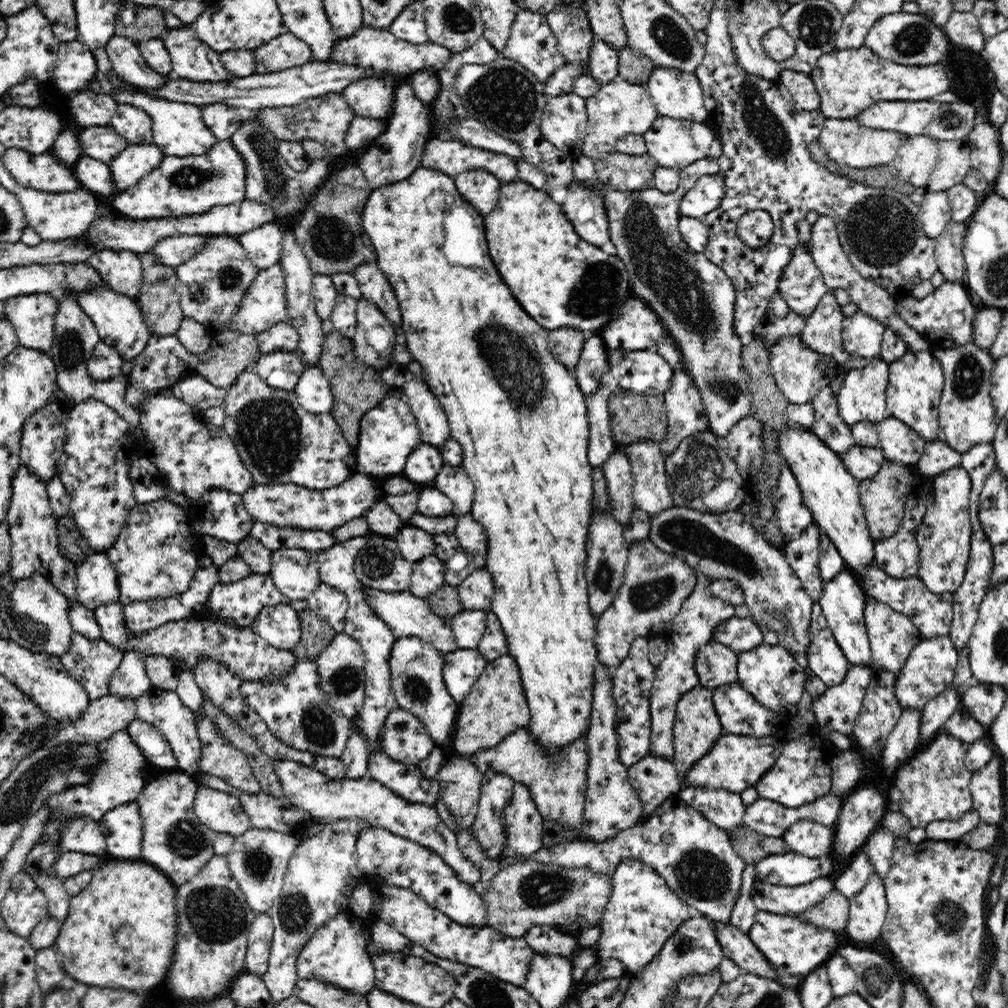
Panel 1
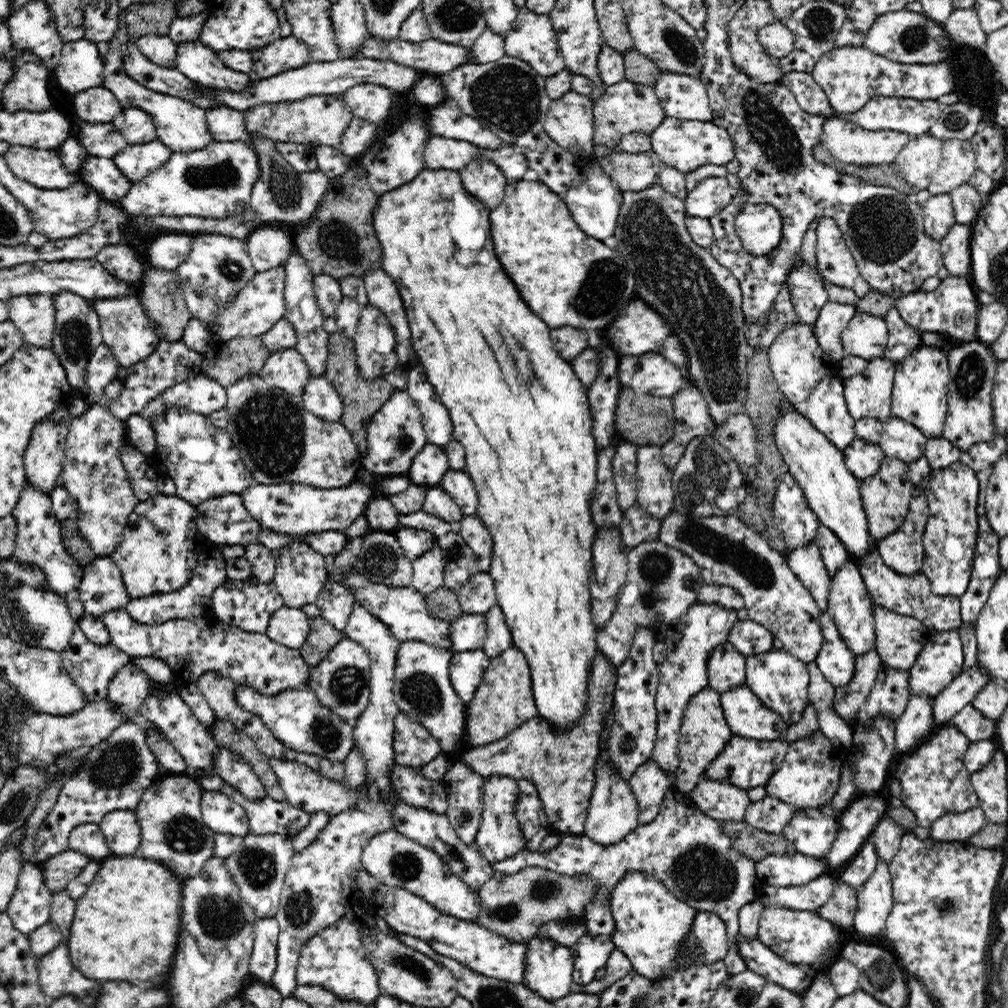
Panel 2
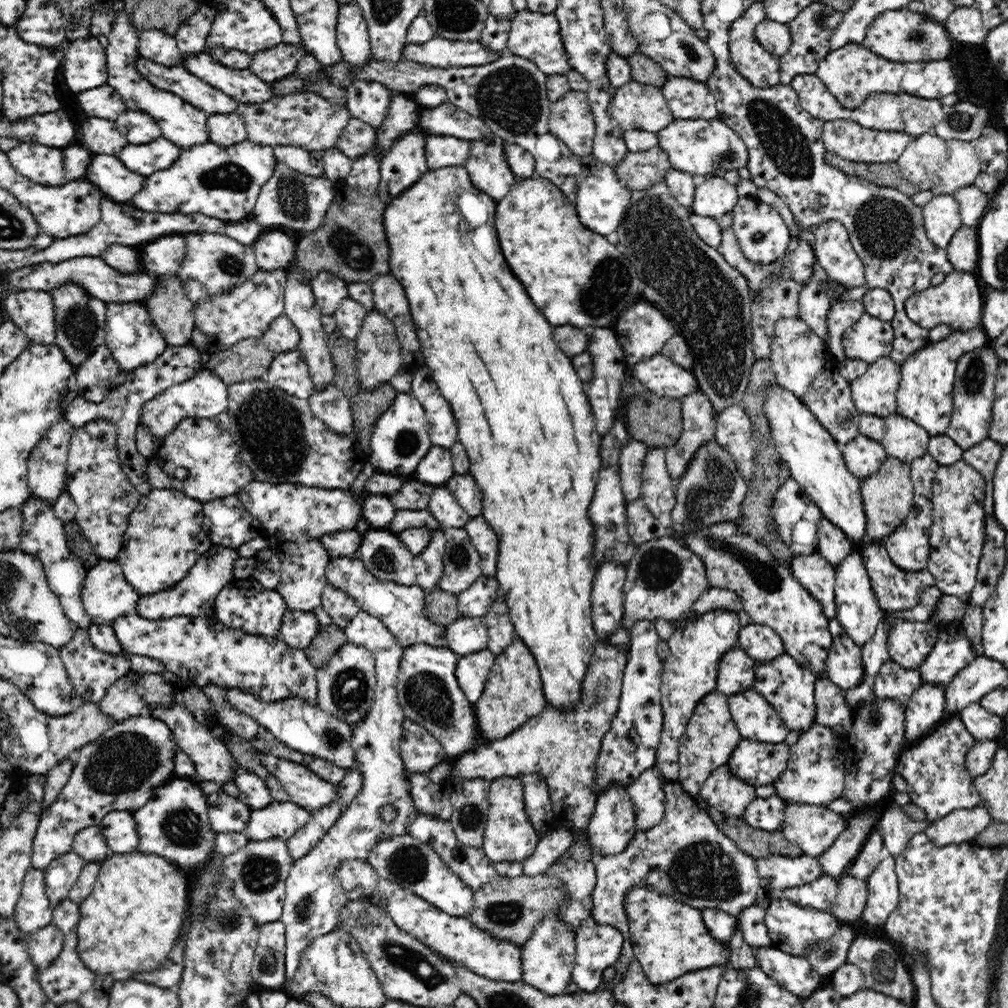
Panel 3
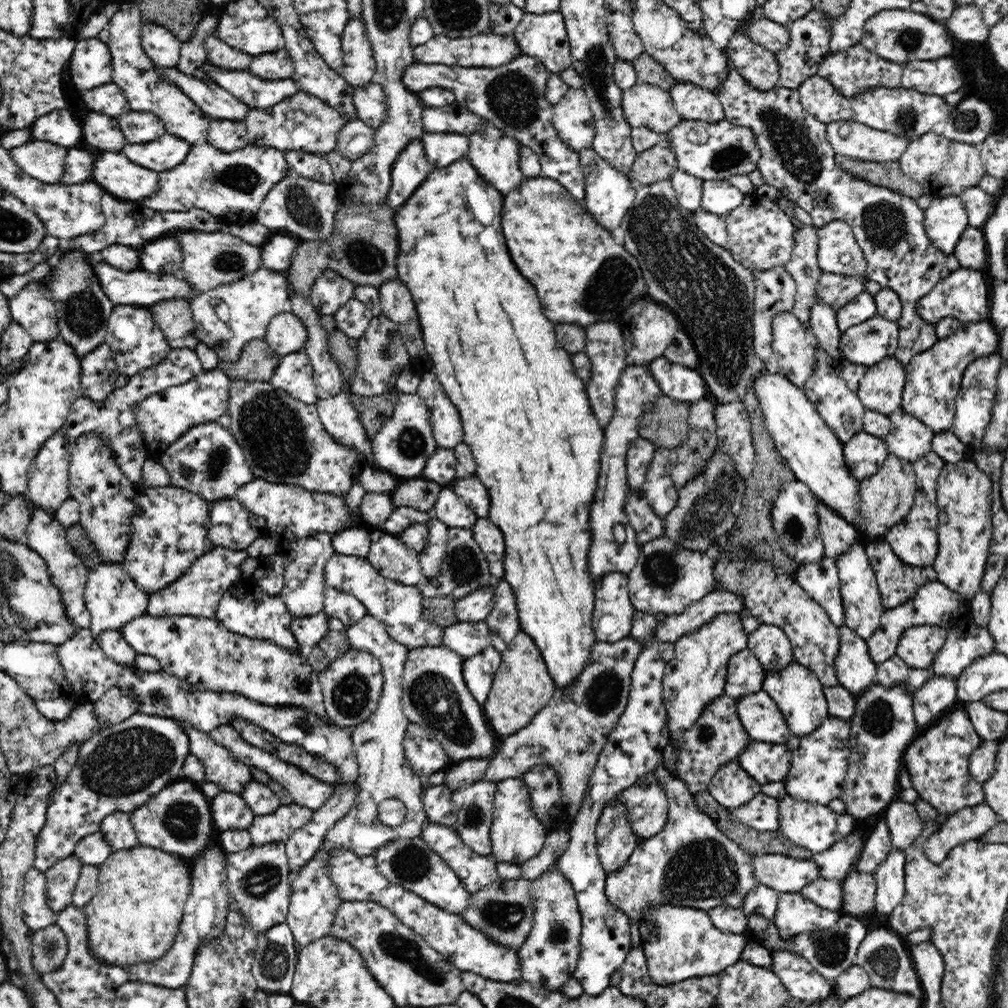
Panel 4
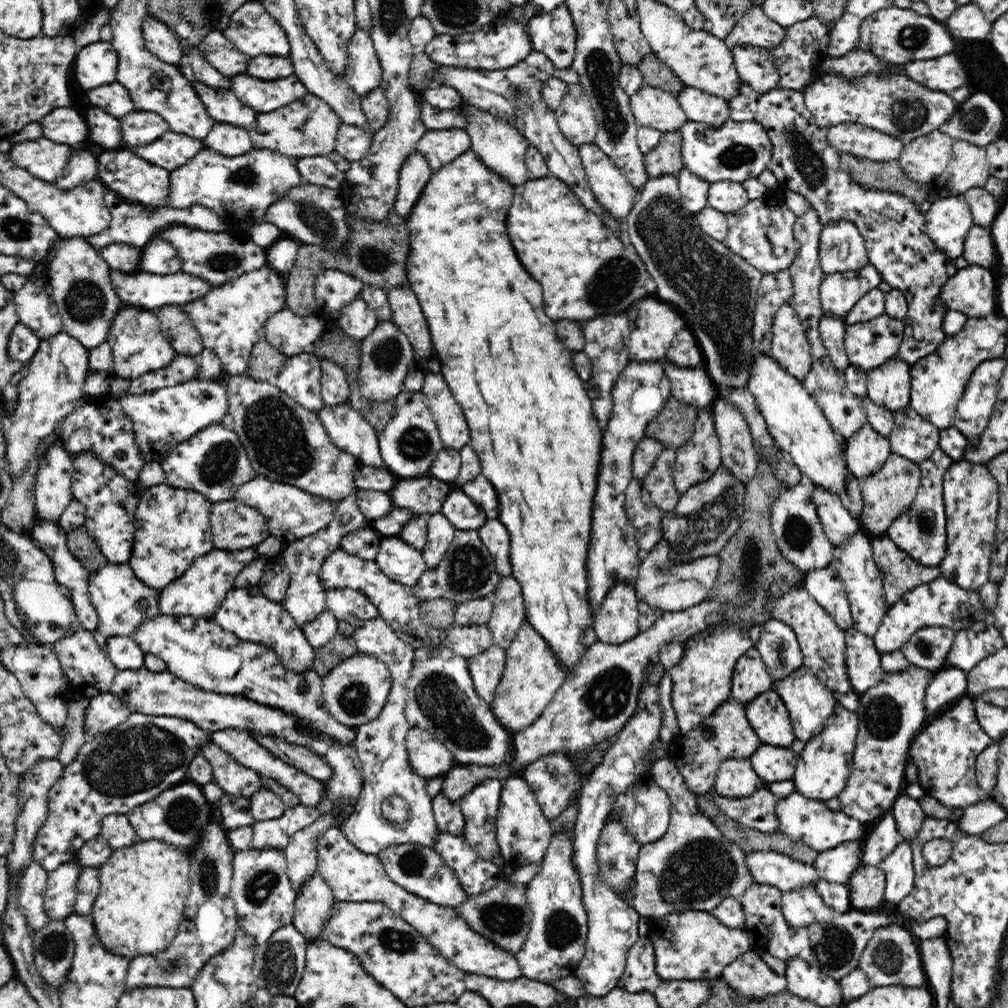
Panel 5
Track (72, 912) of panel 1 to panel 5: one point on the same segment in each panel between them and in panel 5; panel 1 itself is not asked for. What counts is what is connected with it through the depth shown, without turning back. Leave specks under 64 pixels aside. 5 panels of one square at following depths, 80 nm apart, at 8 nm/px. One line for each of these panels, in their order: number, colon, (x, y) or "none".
2: (125, 928)
3: (134, 916)
4: (134, 917)
5: (143, 889)

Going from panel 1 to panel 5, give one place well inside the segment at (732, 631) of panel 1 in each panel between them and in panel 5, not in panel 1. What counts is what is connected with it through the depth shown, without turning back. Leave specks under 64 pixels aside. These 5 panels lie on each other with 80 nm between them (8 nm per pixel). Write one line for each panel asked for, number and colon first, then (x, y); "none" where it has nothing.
2: (748, 637)
3: (760, 642)
4: (769, 644)
5: (777, 645)

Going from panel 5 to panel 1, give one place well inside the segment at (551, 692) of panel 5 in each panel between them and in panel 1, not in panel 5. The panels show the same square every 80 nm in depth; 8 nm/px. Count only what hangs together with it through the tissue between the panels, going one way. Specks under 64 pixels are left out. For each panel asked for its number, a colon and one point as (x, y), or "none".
1: (496, 707)
2: (503, 701)
3: (513, 694)
4: (521, 687)

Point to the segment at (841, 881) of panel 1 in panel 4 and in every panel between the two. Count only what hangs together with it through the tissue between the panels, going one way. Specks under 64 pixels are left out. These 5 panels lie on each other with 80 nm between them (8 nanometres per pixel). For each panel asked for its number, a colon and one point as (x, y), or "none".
2: (862, 866)
3: (872, 852)
4: (877, 845)

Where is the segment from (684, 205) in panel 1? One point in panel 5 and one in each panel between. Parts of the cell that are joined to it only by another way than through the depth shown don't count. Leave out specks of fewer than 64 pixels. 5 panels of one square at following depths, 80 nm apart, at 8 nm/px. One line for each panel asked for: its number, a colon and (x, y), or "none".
2: (711, 195)
3: (714, 196)
4: (719, 197)
5: (725, 196)

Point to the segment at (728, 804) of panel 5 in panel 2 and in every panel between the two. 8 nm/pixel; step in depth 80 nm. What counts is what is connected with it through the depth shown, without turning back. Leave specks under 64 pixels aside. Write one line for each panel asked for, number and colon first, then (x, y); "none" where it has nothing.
2: (770, 815)
3: (767, 814)
4: (762, 812)

